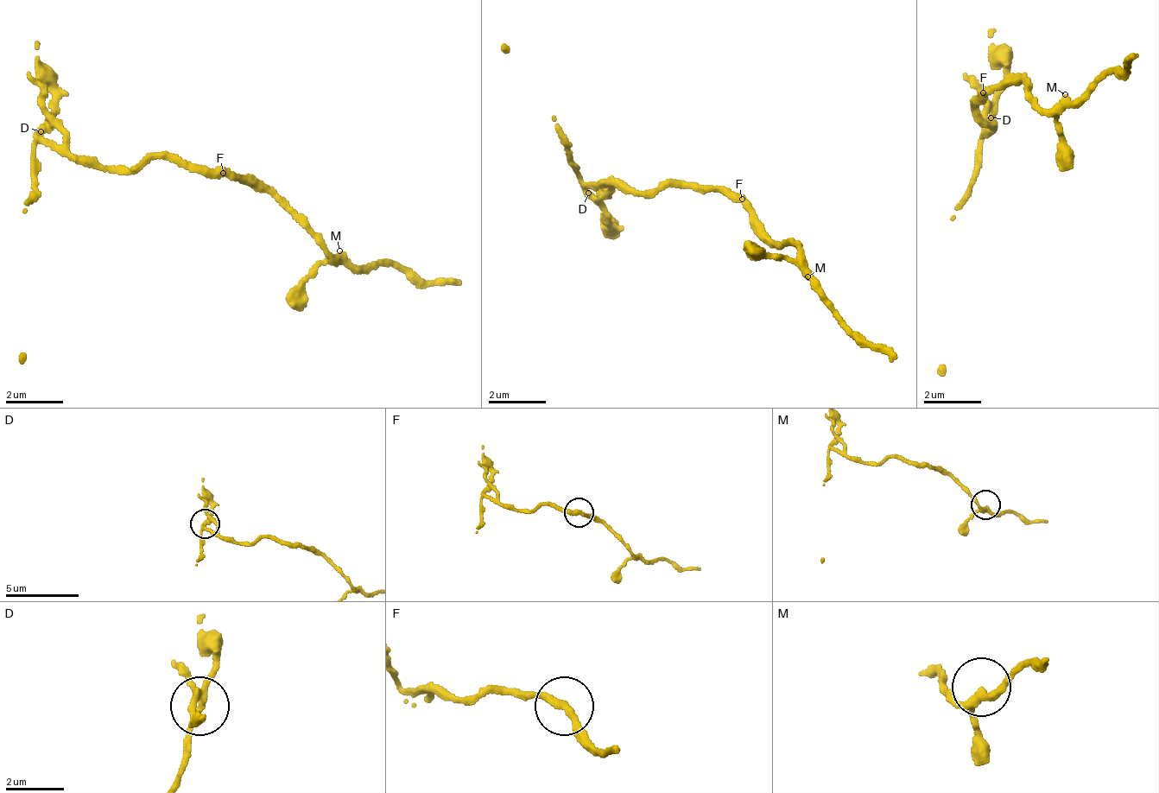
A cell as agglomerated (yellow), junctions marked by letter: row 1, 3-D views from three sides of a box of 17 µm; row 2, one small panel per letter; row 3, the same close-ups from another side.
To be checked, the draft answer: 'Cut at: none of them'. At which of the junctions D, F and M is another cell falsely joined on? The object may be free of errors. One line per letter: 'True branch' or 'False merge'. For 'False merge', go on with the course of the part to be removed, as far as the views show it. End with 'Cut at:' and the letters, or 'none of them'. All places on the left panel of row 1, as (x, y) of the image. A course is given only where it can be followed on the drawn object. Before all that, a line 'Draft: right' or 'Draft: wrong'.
Draft: wrong
D: False merge
F: True branch
M: True branch
Cut at: D

